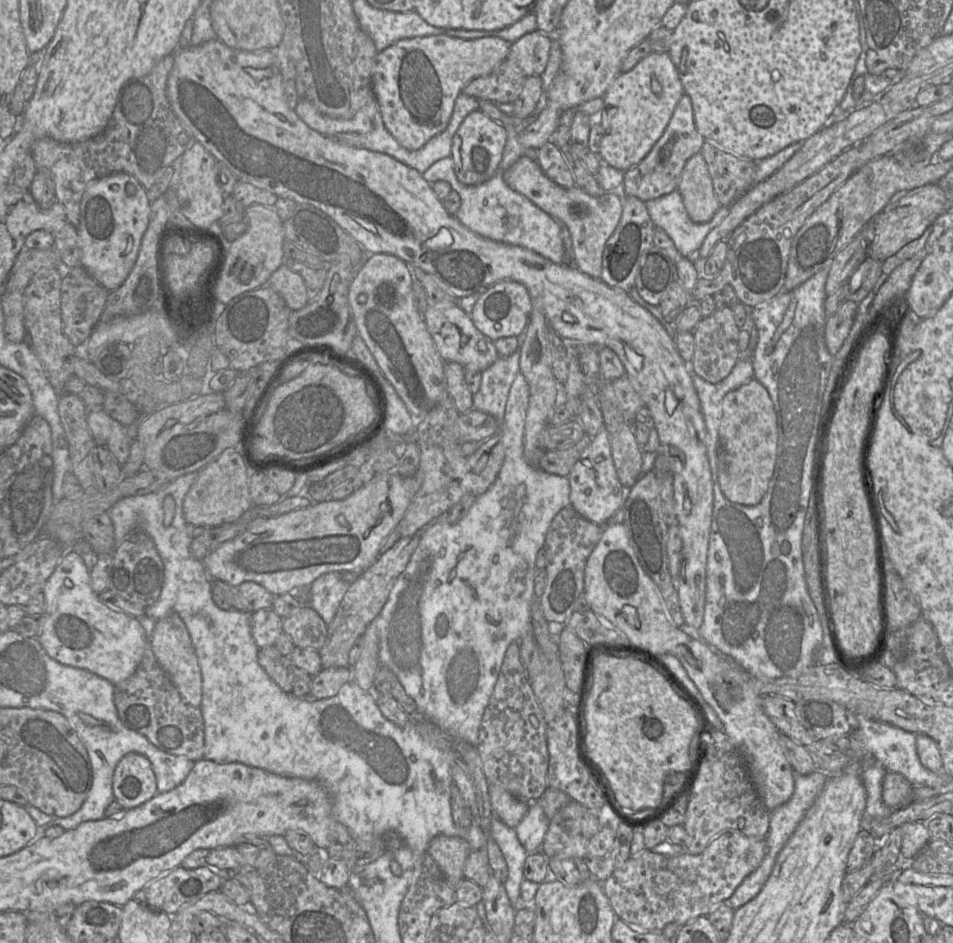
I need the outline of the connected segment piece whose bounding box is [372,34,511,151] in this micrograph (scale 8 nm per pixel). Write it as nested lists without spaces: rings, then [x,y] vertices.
[[[444,34],[401,39],[379,52],[375,58],[372,88],[384,126],[405,149],[423,147],[447,127],[454,104],[464,87],[473,79],[492,73],[510,52],[511,43],[499,37],[465,40]]]

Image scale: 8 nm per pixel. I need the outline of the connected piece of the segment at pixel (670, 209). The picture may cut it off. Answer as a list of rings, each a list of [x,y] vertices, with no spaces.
[[[677,189],[644,203],[655,226],[663,229],[678,251],[689,259],[698,252],[708,233],[718,226],[730,211],[729,206],[720,205],[711,220],[696,223],[690,219]]]

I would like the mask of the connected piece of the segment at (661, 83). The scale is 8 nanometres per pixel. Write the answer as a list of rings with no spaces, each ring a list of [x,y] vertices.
[[[652,51],[631,70],[619,73],[603,96],[604,105],[601,110],[603,137],[599,151],[602,161],[624,172],[637,165],[662,136],[683,94],[683,85],[668,52]]]

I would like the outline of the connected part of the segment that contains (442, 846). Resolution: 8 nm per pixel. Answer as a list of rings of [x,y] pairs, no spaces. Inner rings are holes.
[[[444,835],[433,838],[427,849],[446,881],[454,888],[464,878],[464,865],[471,851],[468,841],[464,838]]]

